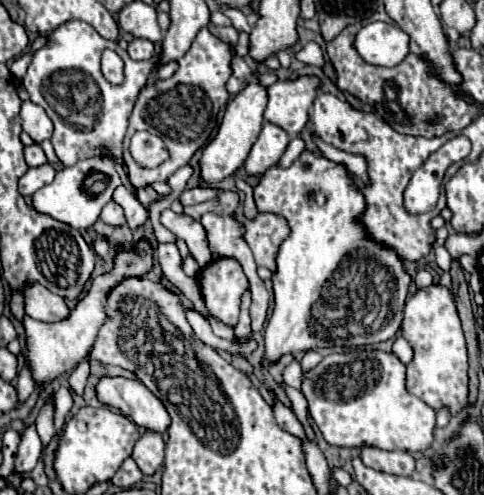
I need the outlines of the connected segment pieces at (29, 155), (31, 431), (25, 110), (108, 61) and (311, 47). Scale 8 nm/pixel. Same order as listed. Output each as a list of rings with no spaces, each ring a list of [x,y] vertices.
[[[40,145],[26,147],[26,149],[24,149],[24,157],[26,157],[26,163],[28,163],[28,167],[40,167],[40,165],[44,165],[44,163],[48,161]]]
[[[32,423],[22,431],[22,441],[20,441],[20,447],[18,447],[14,471],[24,475],[24,473],[34,469],[38,459],[40,459],[40,437],[38,437],[38,431],[36,431],[36,423]]]
[[[30,99],[22,101],[20,119],[22,119],[22,131],[26,131],[36,143],[52,137],[52,121],[50,121],[50,117],[46,115],[46,111],[42,111],[42,107],[32,103]]]
[[[106,49],[102,53],[102,75],[112,85],[122,85],[124,83],[124,71],[122,71],[122,67],[124,67],[124,63],[122,63],[122,59],[114,51]]]
[[[310,41],[300,53],[296,53],[296,57],[300,61],[304,61],[308,65],[316,65],[316,67],[324,67],[324,63],[326,63],[324,55],[322,55],[322,49],[314,41]]]

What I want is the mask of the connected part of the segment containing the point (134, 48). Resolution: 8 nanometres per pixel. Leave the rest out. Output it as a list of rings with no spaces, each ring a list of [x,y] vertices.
[[[134,39],[130,45],[128,45],[128,55],[136,61],[142,61],[142,59],[150,59],[154,53],[154,43],[150,43],[148,39]]]

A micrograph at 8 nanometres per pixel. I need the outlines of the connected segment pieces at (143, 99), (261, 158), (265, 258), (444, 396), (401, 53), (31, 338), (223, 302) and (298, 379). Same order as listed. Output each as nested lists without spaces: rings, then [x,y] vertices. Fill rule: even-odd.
[[[204,27],[202,31],[198,31],[190,51],[180,59],[178,71],[166,81],[158,79],[156,83],[148,83],[138,93],[134,111],[130,115],[130,125],[124,137],[124,163],[128,167],[128,179],[134,189],[148,187],[156,181],[166,181],[180,167],[188,165],[192,155],[210,139],[210,133],[216,127],[218,111],[220,107],[226,105],[230,97],[224,85],[228,77],[232,75],[232,69],[230,69],[232,57],[234,57],[232,47],[222,43]],[[136,131],[148,131],[152,135],[158,135],[168,145],[170,159],[156,169],[138,167],[128,153],[128,141]]]
[[[266,123],[246,159],[244,167],[246,167],[248,175],[262,175],[268,167],[276,165],[280,161],[280,157],[284,155],[288,141],[290,141],[290,137],[286,131],[282,131],[282,127]]]
[[[260,213],[256,221],[248,221],[244,215],[238,215],[246,225],[246,241],[254,253],[256,265],[264,265],[270,271],[276,269],[276,251],[278,245],[288,237],[290,229],[282,217]]]
[[[440,283],[418,289],[406,301],[402,335],[414,349],[414,359],[406,365],[408,391],[434,409],[448,405],[452,415],[460,413],[468,403],[468,355],[462,323],[450,289]]]
[[[374,21],[356,33],[354,47],[366,63],[394,67],[408,55],[408,35],[396,25]]]
[[[146,241],[140,243],[140,251],[122,251],[116,257],[116,265],[108,275],[96,277],[92,283],[92,289],[80,297],[78,305],[72,309],[70,317],[60,323],[40,323],[36,319],[24,317],[24,329],[26,329],[26,347],[24,347],[24,363],[30,367],[32,379],[38,387],[48,387],[56,377],[62,373],[72,373],[76,365],[88,355],[90,347],[96,341],[98,329],[104,323],[106,315],[102,309],[102,299],[108,295],[108,291],[120,283],[120,279],[130,275],[144,275],[150,271],[150,245]]]
[[[218,257],[196,275],[206,309],[224,325],[234,327],[240,315],[240,297],[248,279],[234,257]]]
[[[294,361],[290,367],[284,369],[284,381],[286,381],[286,385],[302,391],[302,369],[300,369],[298,361]]]

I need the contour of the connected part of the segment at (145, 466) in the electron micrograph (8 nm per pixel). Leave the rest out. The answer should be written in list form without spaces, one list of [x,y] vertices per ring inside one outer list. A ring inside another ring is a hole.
[[[146,431],[134,445],[134,453],[132,459],[138,463],[140,471],[144,475],[154,475],[162,461],[164,461],[164,441],[162,435]]]

